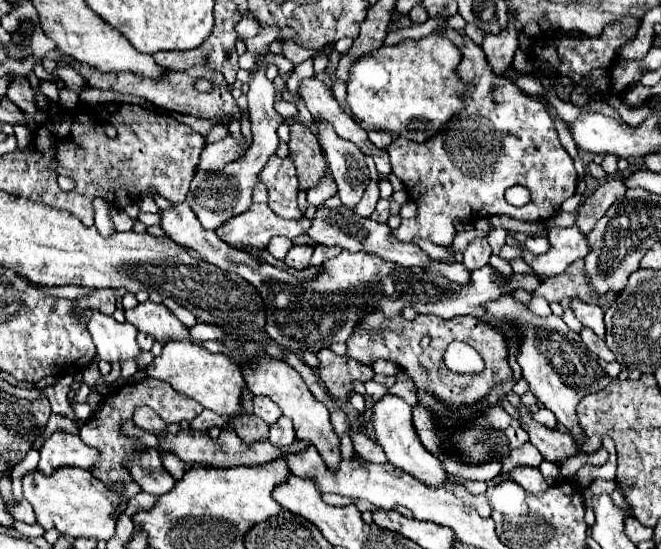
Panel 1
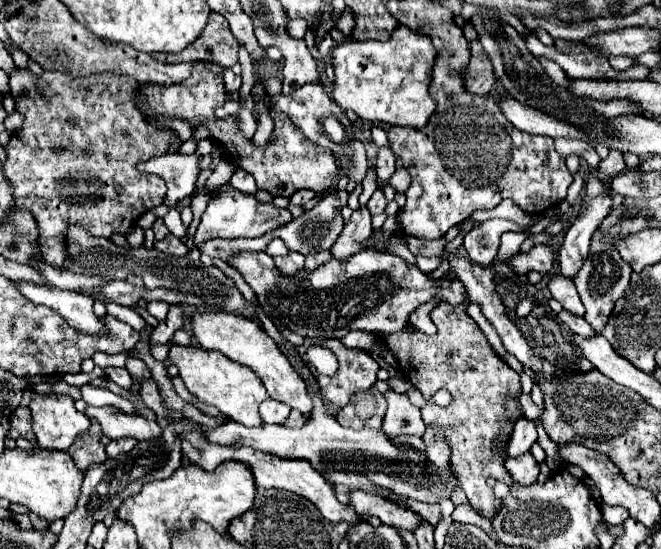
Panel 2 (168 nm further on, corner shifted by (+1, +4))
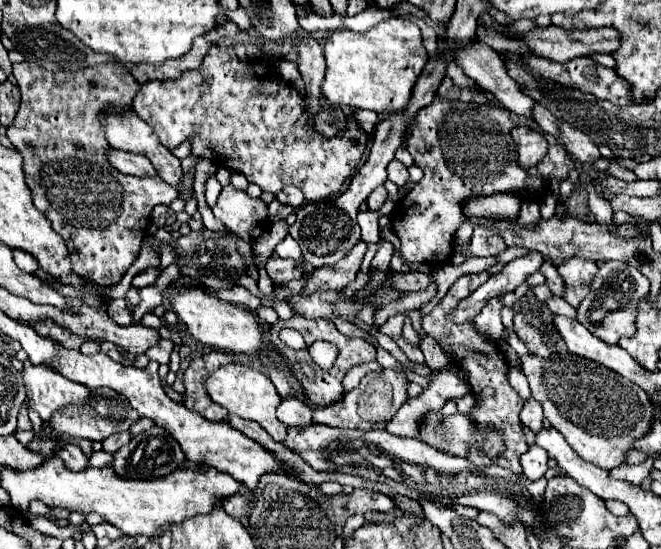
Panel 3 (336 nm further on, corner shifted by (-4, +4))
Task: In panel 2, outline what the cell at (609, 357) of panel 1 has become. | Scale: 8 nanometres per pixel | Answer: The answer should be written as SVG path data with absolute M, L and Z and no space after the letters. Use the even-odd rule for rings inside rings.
M561 310L559 314L557 314L557 318L561 320L561 322L565 322L575 334L581 334L581 336L593 336L595 332L593 332L593 328L581 318L581 316L575 316L575 314L571 314L571 312L567 312L567 310Z

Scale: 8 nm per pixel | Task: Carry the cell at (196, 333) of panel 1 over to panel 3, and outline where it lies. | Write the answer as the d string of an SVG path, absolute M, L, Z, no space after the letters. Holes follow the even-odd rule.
M14 250L14 262L24 270L24 272L30 272L34 274L38 270L38 262L34 260L32 254L24 252L24 250Z

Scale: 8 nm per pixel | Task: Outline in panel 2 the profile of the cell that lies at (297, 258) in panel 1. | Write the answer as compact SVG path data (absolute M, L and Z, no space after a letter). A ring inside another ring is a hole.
M289 252L287 256L277 256L273 260L277 264L277 270L281 270L281 274L285 274L285 276L295 276L305 264L305 256L297 254L297 252Z

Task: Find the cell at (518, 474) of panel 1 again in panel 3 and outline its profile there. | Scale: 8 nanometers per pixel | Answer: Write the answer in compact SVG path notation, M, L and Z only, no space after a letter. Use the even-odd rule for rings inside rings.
M530 446L530 450L520 456L520 464L524 468L524 476L540 480L548 470L548 452L540 446Z

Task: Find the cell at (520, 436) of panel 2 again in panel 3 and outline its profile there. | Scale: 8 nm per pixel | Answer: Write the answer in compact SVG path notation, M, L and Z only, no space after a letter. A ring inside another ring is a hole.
M530 400L524 404L522 412L520 412L520 420L526 428L530 428L532 432L540 432L542 430L542 420L544 420L544 414L542 414L542 406L536 402L536 400Z

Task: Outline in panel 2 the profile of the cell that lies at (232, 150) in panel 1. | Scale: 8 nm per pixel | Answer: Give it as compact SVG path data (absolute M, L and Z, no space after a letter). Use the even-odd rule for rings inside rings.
M165 154L155 156L149 162L137 164L137 170L141 174L155 174L161 176L169 188L165 204L175 206L179 200L191 194L197 174L199 174L199 158L197 154L183 156L183 154Z

